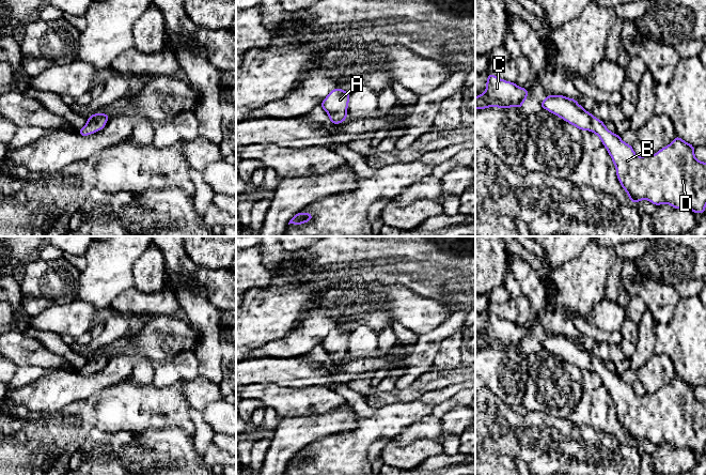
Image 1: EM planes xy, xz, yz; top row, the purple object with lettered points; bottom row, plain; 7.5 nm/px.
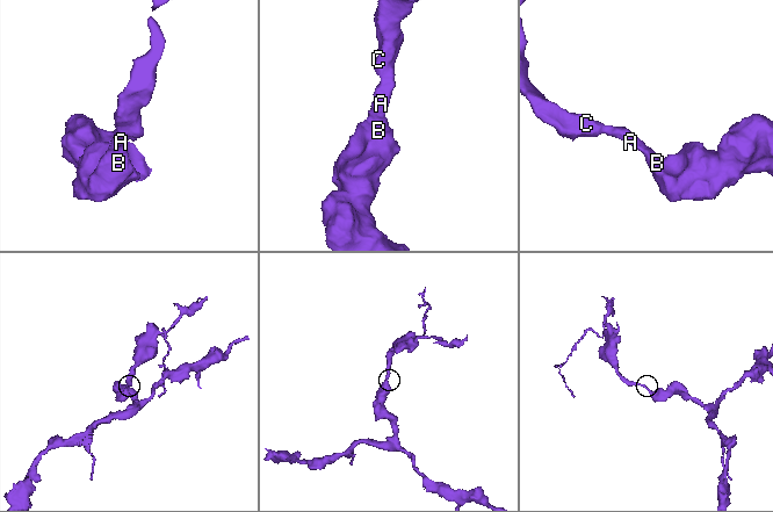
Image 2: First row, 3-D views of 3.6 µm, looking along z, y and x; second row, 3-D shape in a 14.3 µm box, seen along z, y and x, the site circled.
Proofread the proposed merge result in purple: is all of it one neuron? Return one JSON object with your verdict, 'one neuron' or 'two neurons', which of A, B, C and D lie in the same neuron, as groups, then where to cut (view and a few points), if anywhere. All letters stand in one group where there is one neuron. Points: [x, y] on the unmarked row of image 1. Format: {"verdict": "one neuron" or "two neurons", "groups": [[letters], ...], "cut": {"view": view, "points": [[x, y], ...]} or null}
{"verdict": "one neuron", "groups": [["A", "B", "C", "D"]], "cut": null}

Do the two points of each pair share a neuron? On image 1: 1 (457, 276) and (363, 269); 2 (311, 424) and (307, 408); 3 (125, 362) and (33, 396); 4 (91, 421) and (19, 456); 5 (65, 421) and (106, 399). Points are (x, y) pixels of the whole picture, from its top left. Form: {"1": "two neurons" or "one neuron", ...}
{"1": "one neuron", "2": "two neurons", "3": "one neuron", "4": "one neuron", "5": "one neuron"}

